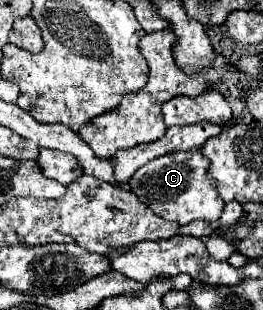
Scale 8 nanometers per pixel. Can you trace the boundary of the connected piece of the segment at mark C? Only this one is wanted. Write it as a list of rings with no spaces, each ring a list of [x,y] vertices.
[[[199,150],[171,152],[167,156],[155,158],[145,166],[141,166],[131,176],[129,188],[139,200],[147,202],[147,206],[151,206],[151,210],[155,210],[155,214],[159,214],[161,218],[179,222],[181,226],[193,220],[213,222],[219,218],[223,210],[223,200],[219,198],[215,190],[215,182],[207,174],[207,168],[209,168],[209,162]]]

